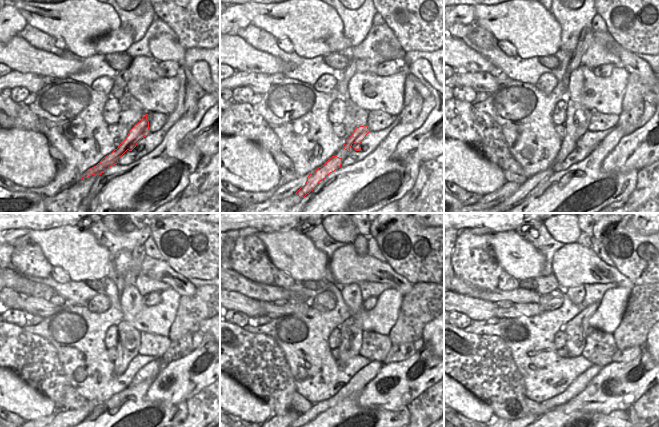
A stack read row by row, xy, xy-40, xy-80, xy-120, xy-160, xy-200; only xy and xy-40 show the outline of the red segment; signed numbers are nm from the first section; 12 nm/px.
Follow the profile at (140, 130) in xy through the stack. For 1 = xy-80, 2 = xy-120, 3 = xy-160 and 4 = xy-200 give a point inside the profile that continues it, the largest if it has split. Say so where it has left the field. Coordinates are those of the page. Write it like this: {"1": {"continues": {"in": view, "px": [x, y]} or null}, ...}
{"1": {"continues": {"in": "xy-80", "px": [532, 184]}}, "2": {"continues": {"in": "xy-120", "px": [71, 416]}}, "3": {"continues": {"in": "xy-160", "px": [309, 415]}}, "4": {"continues": {"in": "xy-200", "px": [530, 416]}}}

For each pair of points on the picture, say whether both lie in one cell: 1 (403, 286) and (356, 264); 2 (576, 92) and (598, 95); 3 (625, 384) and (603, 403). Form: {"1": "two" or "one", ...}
{"1": "one", "2": "one", "3": "one"}

